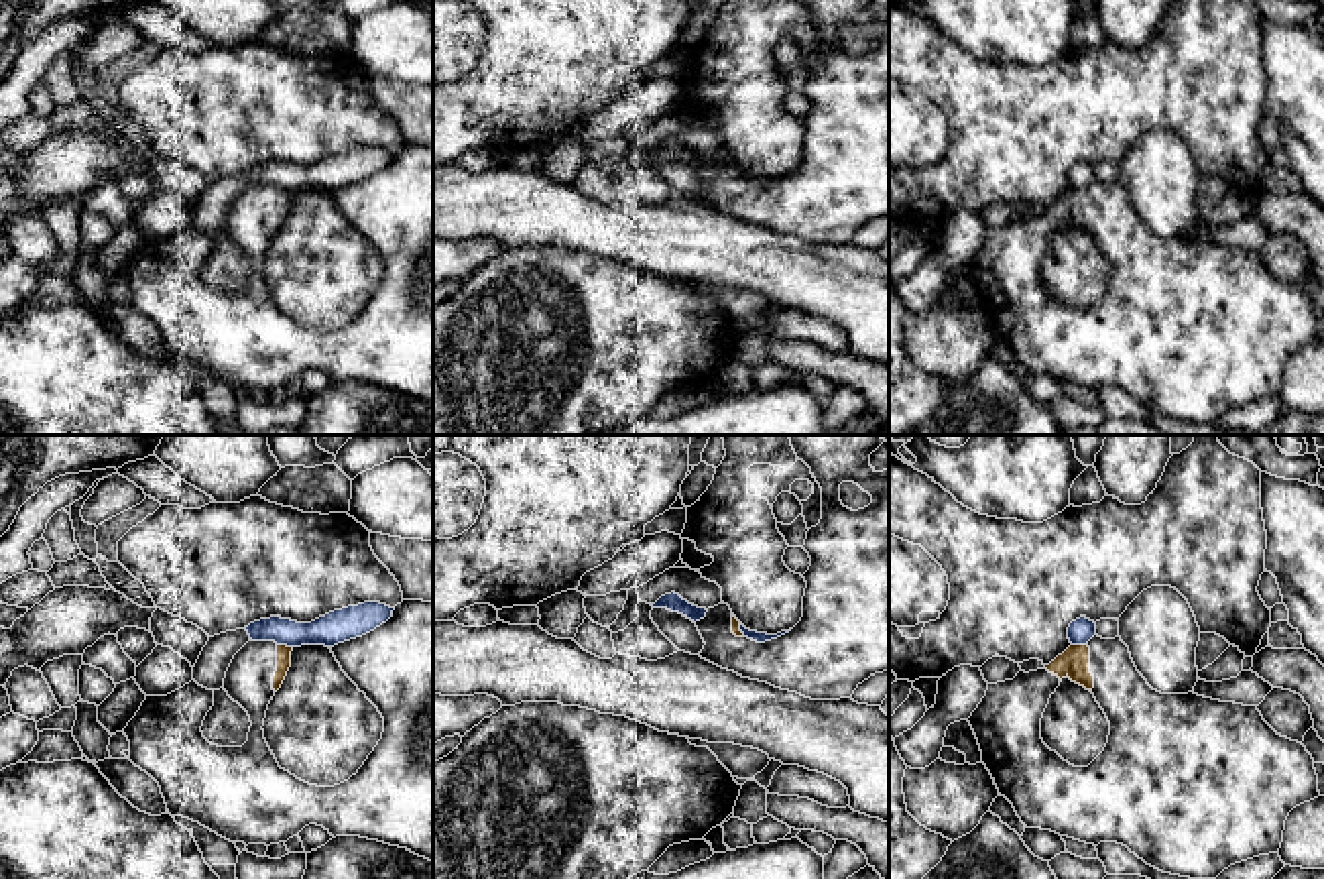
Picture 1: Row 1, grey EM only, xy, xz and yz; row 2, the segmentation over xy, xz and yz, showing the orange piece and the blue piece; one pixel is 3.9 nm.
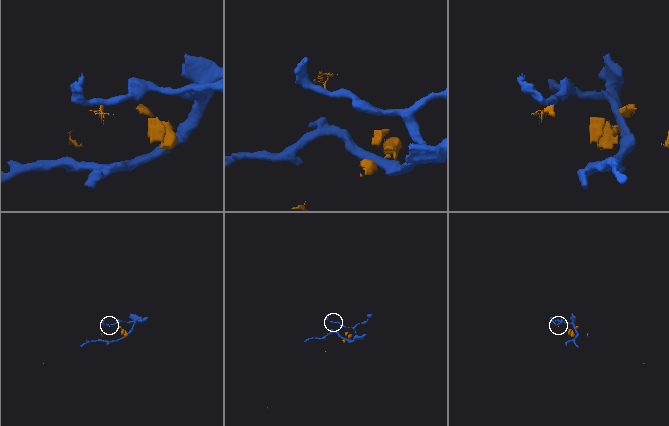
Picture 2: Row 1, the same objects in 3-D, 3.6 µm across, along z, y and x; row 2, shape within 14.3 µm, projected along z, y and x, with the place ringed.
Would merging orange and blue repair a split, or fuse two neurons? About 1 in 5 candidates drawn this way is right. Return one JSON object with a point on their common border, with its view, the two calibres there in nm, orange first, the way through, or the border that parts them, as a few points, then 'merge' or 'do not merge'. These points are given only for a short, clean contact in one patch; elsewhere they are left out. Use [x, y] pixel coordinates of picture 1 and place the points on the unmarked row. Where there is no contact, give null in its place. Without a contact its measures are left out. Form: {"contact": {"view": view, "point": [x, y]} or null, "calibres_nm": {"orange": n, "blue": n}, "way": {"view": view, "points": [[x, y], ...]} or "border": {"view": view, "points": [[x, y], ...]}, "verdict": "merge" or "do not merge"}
{"contact": {"view": "xy", "point": [285, 190]}, "calibres_nm": {"orange": 60, "blue": 130}, "border": {"view": "xy", "points": [[277, 188], [291, 192]]}, "verdict": "do not merge"}

